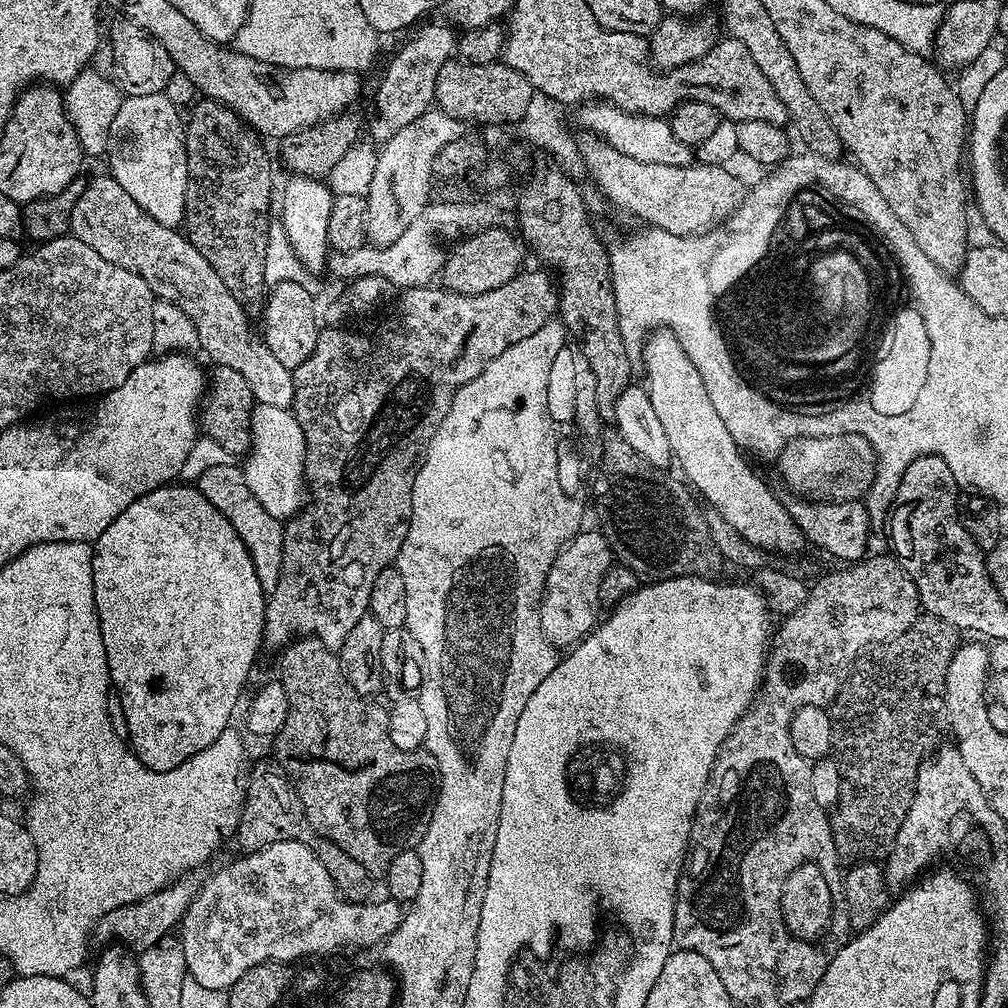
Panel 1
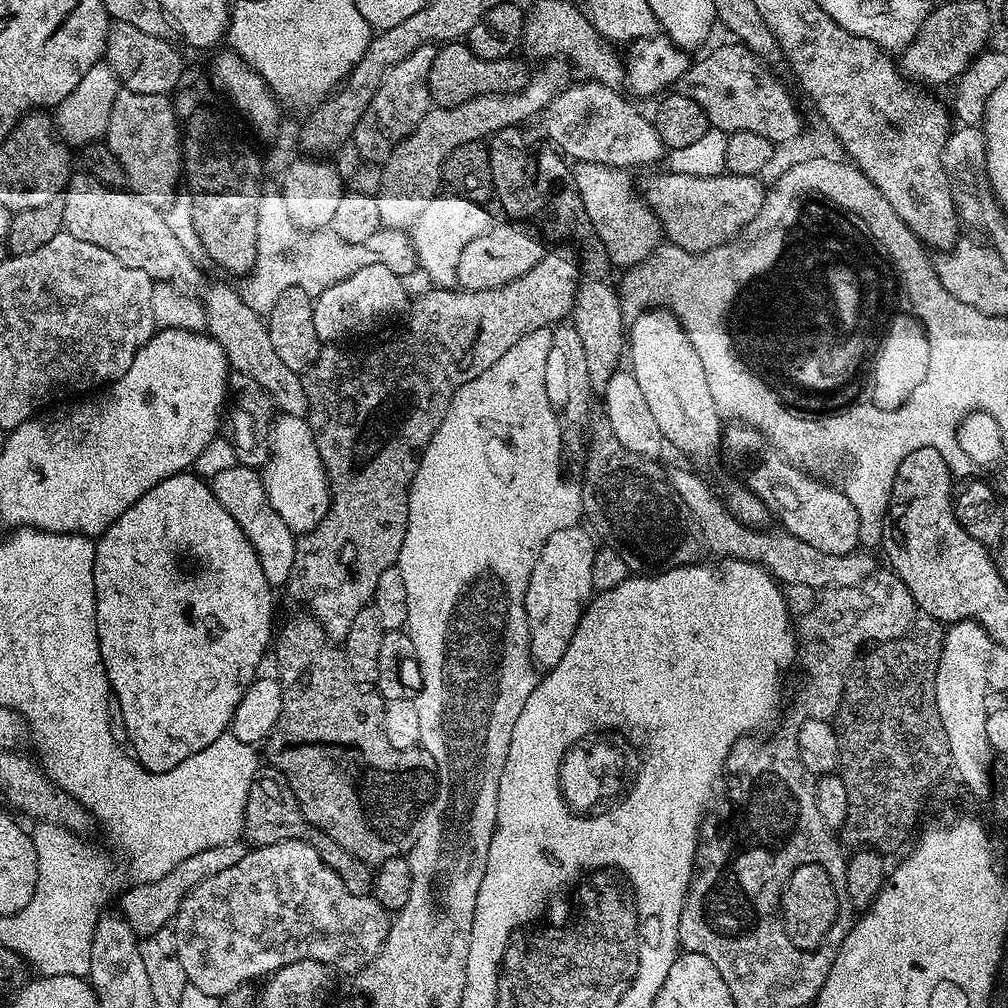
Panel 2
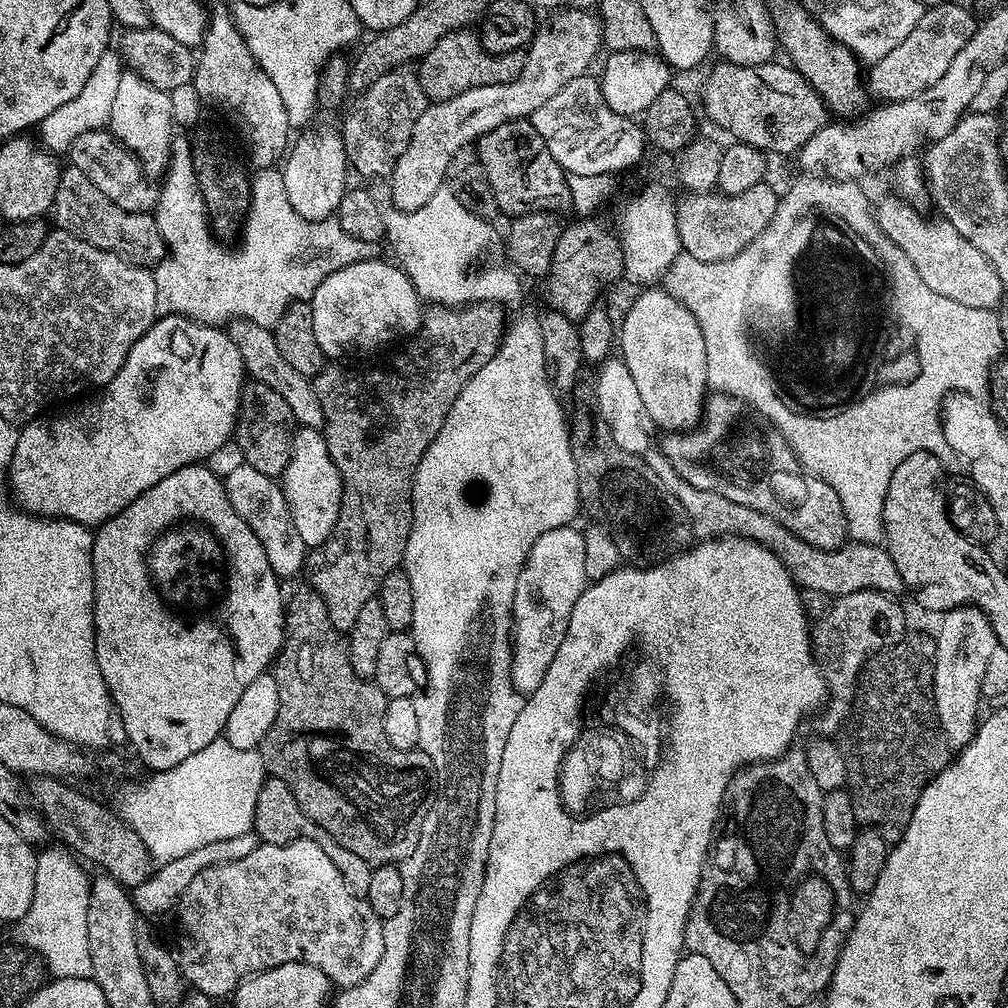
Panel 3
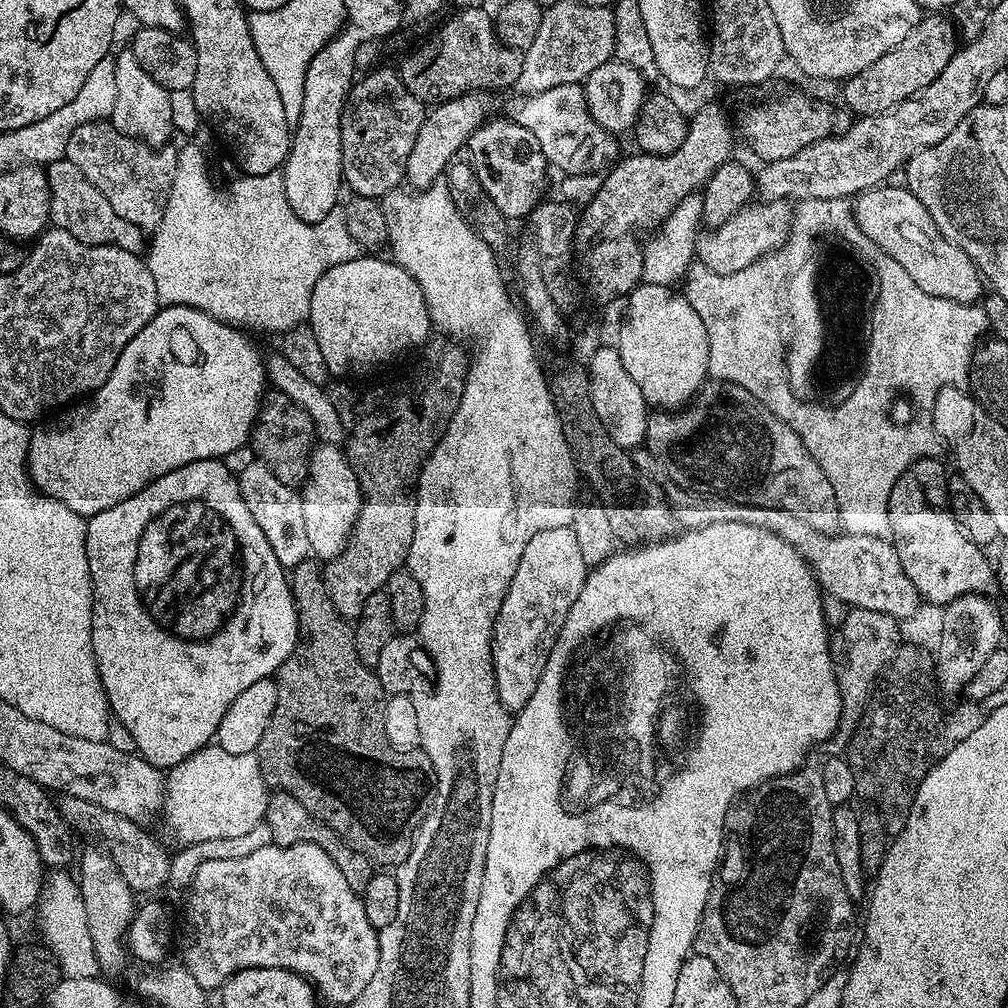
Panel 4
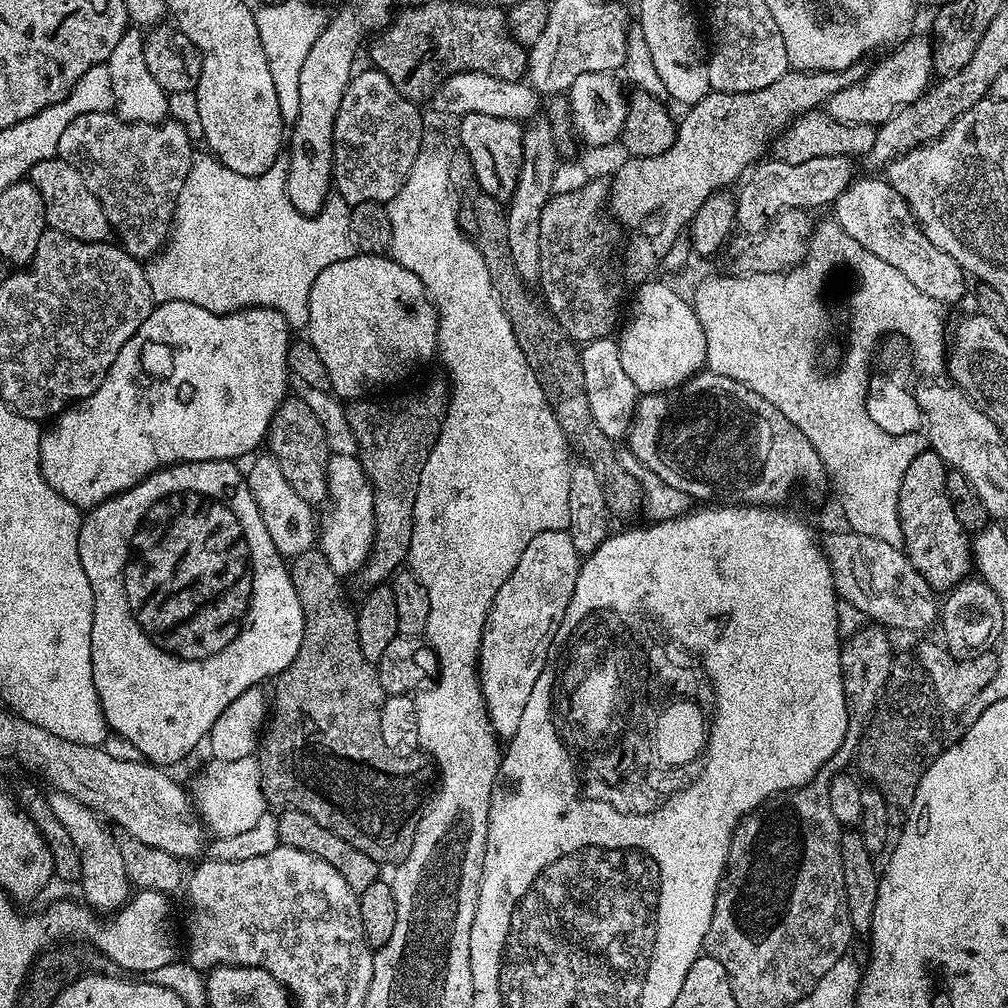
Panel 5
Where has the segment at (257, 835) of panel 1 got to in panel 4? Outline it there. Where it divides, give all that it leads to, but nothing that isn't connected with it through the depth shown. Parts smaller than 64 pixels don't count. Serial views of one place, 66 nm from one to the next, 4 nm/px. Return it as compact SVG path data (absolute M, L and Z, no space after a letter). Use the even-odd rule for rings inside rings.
M279 790L273 791L268 798L263 823L270 826L273 845L288 847L296 843L313 843L314 846L320 846L338 865L338 870L342 870L342 875L346 878L350 890L361 894L366 890L374 874L372 861L366 858L366 854L358 854L358 850L351 848L342 837L336 836L334 830L330 830L322 821L314 818L310 810L306 810L306 806L298 802L298 798Z

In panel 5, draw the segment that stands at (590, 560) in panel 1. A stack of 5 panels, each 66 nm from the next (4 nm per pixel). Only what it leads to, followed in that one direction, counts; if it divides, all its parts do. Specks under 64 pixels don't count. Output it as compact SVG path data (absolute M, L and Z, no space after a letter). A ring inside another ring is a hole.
M567 530L538 534L530 538L526 550L522 550L522 558L518 558L518 566L514 566L514 574L502 582L502 590L498 590L490 606L486 626L482 630L478 675L484 705L488 707L488 717L497 737L511 738L518 730L522 710L526 710L526 701L530 699L530 690L534 690L534 682L538 682L538 674L542 674L548 661L554 634L558 634L558 626L562 626L562 618L566 618L566 606L570 606L581 563L582 554L574 546Z

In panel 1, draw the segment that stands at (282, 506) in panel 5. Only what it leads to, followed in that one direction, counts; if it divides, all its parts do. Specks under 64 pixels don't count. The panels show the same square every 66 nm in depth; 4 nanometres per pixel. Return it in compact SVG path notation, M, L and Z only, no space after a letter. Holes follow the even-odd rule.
M235 463L224 466L211 466L198 479L200 493L222 514L226 514L226 522L238 530L238 538L246 546L250 558L254 562L254 570L258 570L258 582L262 582L262 590L270 594L278 586L282 574L282 556L284 554L284 524L275 520L266 509L250 494L250 486L246 486L243 471Z

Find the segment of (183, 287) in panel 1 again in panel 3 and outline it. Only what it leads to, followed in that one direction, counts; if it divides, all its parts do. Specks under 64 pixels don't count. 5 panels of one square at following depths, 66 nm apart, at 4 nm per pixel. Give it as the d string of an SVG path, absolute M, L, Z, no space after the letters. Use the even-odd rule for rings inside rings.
M68 166L60 173L58 190L54 194L51 215L56 216L55 227L61 232L74 234L90 246L98 246L107 252L113 252L123 260L141 266L155 266L164 259L166 249L164 239L156 225L155 215L146 212L127 212L122 210L82 170ZM233 319L230 324L230 335L242 354L245 373L252 380L262 382L270 386L270 390L275 390L285 400L286 406L290 406L293 421L297 425L323 429L322 402L318 402L318 394L314 390L312 380L298 374L298 370L294 370L294 366L290 366L286 358L282 358L282 350L278 350L275 331L258 326L258 322Z

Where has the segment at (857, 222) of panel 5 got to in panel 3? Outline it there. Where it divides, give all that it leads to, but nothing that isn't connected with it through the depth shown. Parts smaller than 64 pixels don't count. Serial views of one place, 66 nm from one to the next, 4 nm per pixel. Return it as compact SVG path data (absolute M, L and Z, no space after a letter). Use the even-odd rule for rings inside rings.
M891 198L878 204L880 227L887 234L888 240L898 246L914 262L914 270L934 290L934 294L942 294L942 298L950 298L954 302L962 302L962 306L975 308L997 307L1006 289L1002 286L1002 278L998 278L998 270L984 257L980 250L974 250L954 226L947 222L935 224L923 216L919 207L913 206L899 198Z

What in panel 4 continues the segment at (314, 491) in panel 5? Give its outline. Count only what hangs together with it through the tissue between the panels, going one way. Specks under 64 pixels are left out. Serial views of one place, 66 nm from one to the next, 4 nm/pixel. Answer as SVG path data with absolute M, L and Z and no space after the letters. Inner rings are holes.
M275 390L265 395L260 405L260 415L252 428L250 445L257 457L276 473L278 482L291 488L303 485L308 478L306 461L312 455L317 440L314 422L310 422L310 414L306 414L298 402L290 402L286 394Z

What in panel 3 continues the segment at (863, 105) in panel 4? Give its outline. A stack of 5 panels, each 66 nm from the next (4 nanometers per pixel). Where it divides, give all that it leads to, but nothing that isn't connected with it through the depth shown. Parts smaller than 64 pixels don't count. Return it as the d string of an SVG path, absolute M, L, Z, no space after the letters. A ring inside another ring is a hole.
M936 4L925 7L922 18L918 20L918 24L914 29L910 30L910 35L905 41L900 42L894 50L880 59L876 64L871 65L869 69L870 76L866 78L866 88L870 96L874 96L877 101L883 103L892 103L894 101L904 101L906 98L913 97L914 94L921 93L929 86L934 86L943 74L946 74L950 63L954 60L962 47L966 46L970 38L976 30L978 23L977 17L972 17L973 9L971 7L963 8L960 4Z

